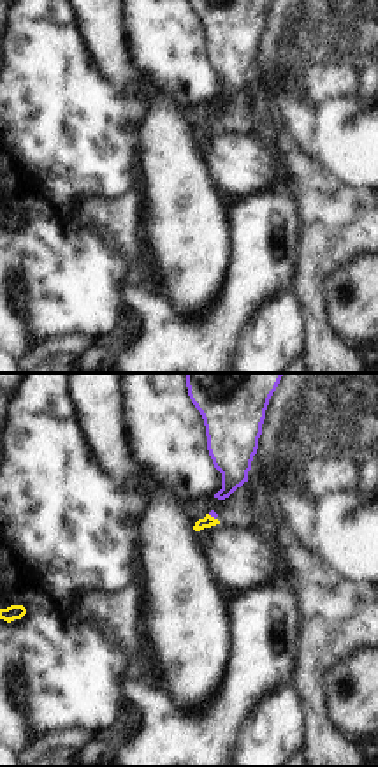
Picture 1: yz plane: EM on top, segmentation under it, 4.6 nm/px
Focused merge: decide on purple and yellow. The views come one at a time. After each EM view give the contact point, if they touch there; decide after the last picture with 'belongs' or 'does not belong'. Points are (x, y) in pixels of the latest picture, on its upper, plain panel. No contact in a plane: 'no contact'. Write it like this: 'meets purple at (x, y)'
meets purple at (211, 122)

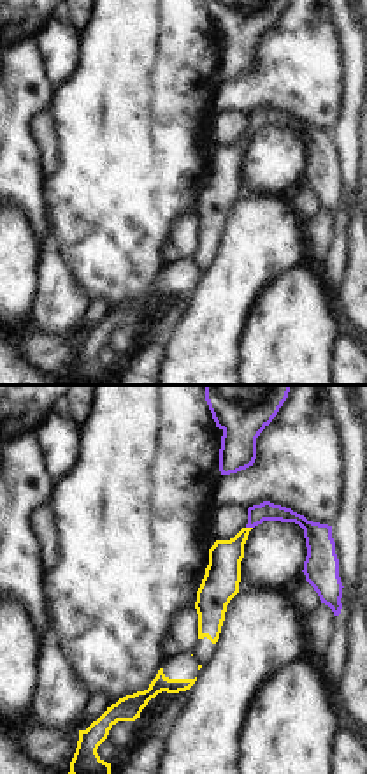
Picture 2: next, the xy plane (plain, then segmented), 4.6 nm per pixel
meets purple at (250, 132)

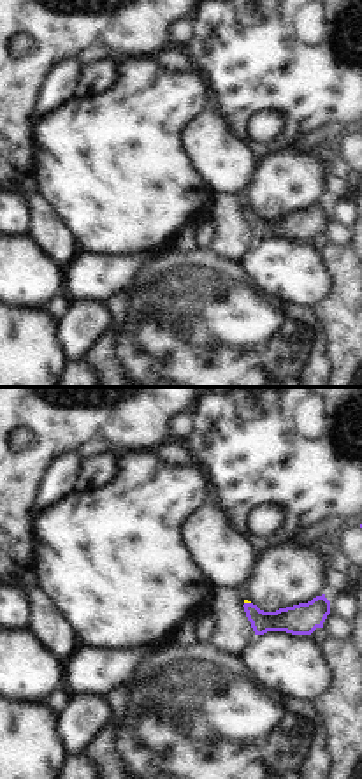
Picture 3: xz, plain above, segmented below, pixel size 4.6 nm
meets purple at (248, 210)

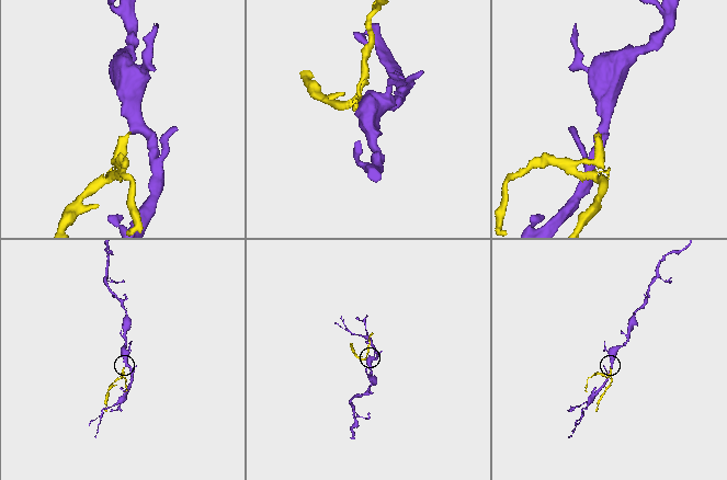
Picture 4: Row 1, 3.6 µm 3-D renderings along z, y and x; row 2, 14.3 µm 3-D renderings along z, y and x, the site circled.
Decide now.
belongs

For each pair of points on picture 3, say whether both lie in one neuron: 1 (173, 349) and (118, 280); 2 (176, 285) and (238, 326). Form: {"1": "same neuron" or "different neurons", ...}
{"1": "different neurons", "2": "same neuron"}

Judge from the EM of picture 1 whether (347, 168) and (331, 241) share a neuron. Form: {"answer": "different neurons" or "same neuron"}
{"answer": "same neuron"}

